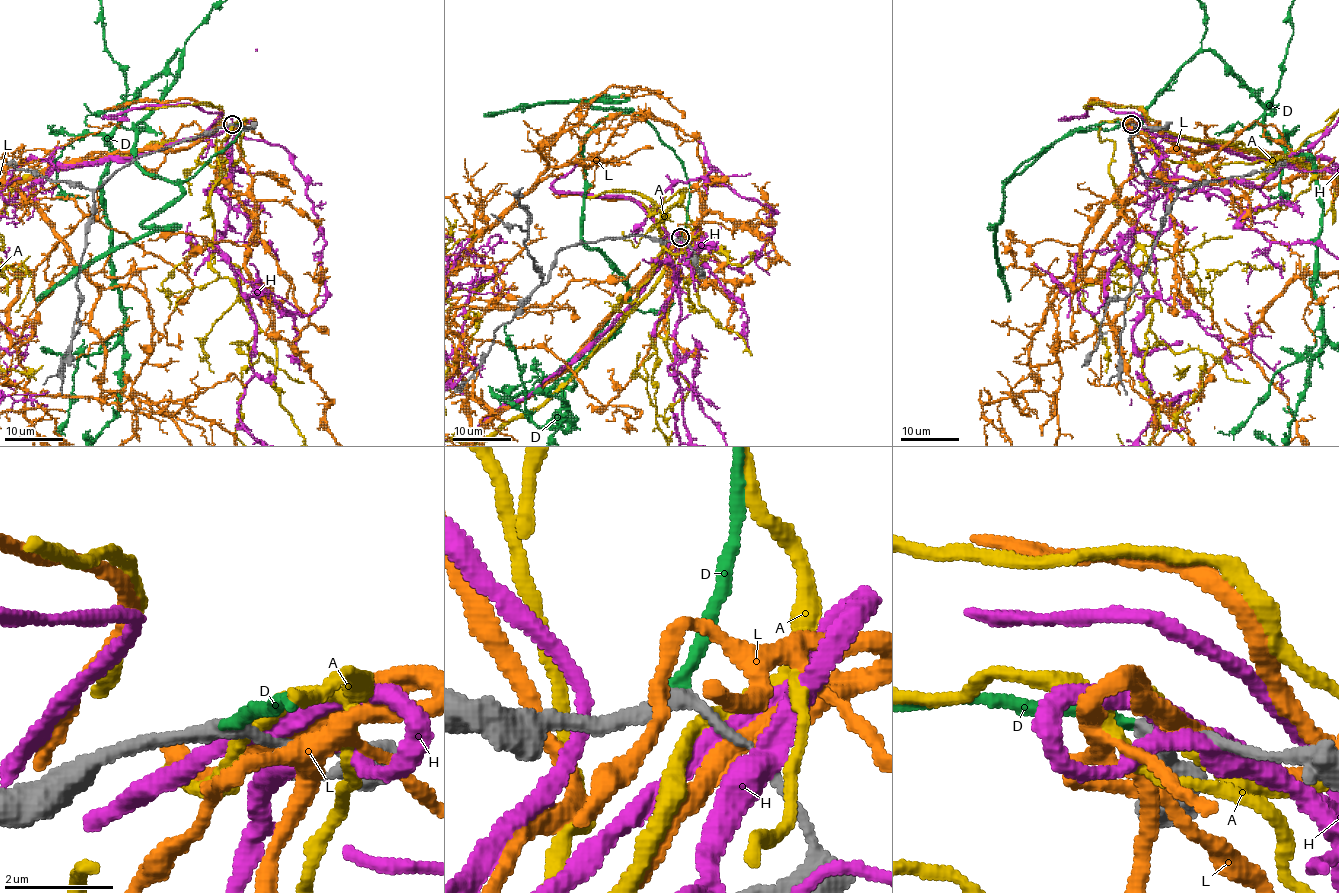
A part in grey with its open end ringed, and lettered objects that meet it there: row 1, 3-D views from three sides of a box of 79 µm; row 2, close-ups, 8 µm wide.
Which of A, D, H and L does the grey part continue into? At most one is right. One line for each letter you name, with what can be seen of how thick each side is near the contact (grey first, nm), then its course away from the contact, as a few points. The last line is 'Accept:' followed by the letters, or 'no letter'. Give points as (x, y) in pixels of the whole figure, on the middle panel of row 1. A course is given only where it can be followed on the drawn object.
D: calibres 280 and 200 nm
Accept: D

